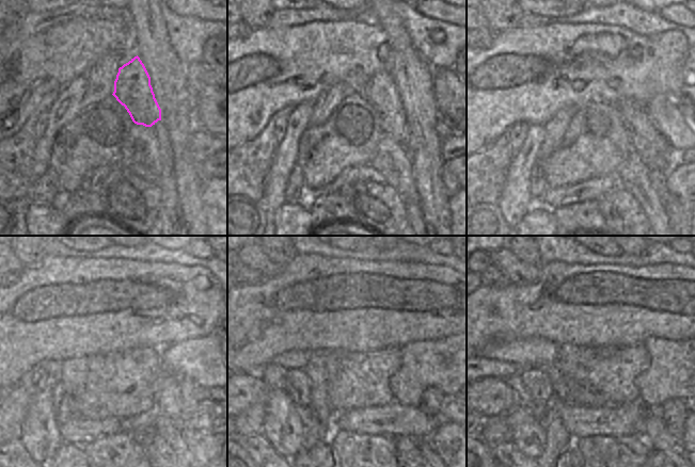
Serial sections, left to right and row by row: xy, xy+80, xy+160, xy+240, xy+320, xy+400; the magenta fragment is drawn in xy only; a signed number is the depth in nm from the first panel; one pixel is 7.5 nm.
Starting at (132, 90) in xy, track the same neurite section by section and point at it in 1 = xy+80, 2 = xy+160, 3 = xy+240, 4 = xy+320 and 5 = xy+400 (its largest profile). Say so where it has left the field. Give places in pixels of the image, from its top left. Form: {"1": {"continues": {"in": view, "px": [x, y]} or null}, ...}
{"1": {"continues": {"in": "xy+80", "px": [380, 92]}}, "2": {"continues": {"in": "xy+160", "px": [656, 153]}}, "3": {"continues": {"in": "xy+240", "px": [189, 388]}}, "4": {"continues": {"in": "xy+320", "px": [432, 399]}}, "5": {"continues": {"in": "xy+400", "px": [675, 412]}}}

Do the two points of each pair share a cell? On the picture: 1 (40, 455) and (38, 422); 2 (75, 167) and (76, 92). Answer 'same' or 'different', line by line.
1: same
2: different

